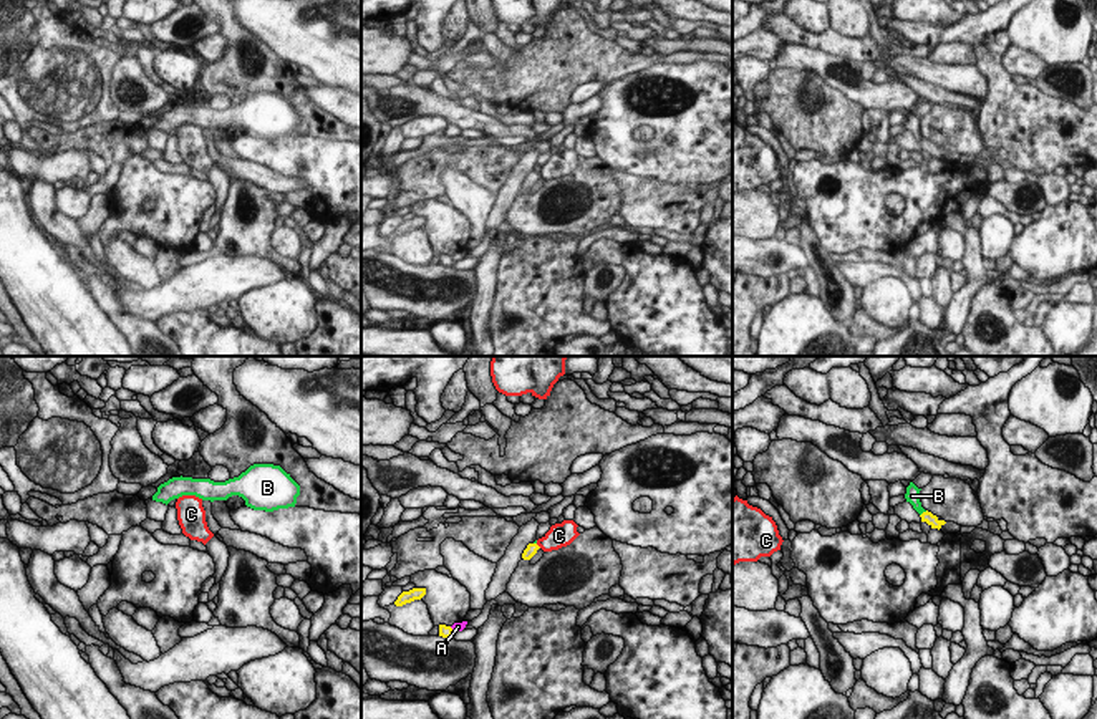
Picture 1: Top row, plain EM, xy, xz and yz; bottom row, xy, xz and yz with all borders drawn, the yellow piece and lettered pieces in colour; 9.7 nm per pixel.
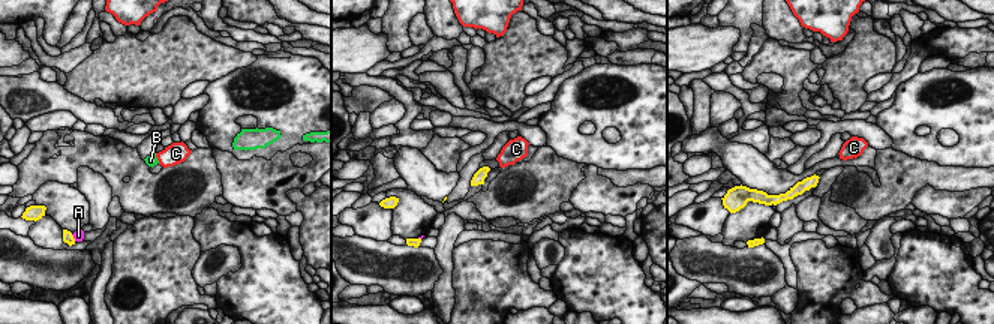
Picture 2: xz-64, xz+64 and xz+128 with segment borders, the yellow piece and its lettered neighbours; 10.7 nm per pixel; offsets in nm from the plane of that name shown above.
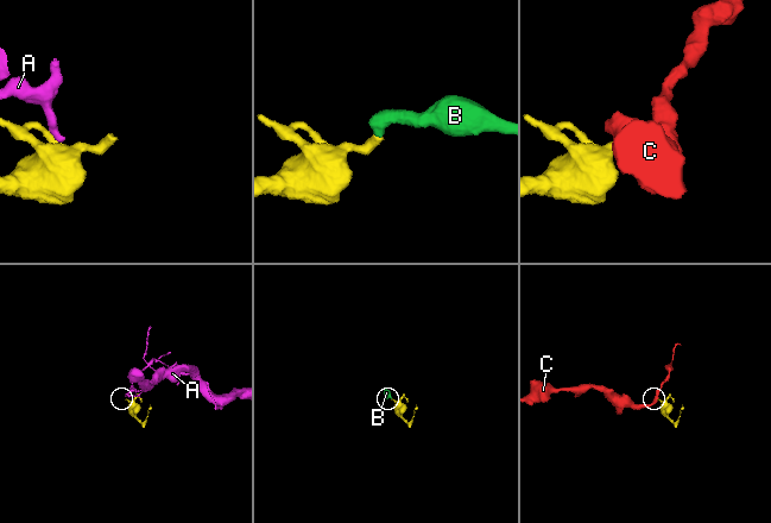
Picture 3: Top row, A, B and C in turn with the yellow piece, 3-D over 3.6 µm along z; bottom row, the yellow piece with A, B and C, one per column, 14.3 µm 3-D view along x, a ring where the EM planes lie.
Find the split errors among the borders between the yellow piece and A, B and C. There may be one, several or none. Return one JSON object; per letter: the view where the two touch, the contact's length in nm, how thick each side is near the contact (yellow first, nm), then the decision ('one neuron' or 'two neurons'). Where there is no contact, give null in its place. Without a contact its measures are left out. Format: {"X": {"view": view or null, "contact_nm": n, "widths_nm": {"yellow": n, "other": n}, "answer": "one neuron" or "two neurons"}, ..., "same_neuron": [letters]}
{"A": {"view": "xz", "contact_nm": 90, "widths_nm": {"yellow": 130, "other": 100}, "answer": "two neurons"}, "B": {"view": "yz", "contact_nm": 100, "widths_nm": {"yellow": 120, "other": 140}, "answer": "one neuron"}, "C": {"view": "xz", "contact_nm": 70, "widths_nm": {"yellow": 120, "other": 240}, "answer": "two neurons"}, "same_neuron": ["B"]}

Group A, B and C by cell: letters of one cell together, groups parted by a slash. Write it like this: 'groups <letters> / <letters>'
groups A / B / C

